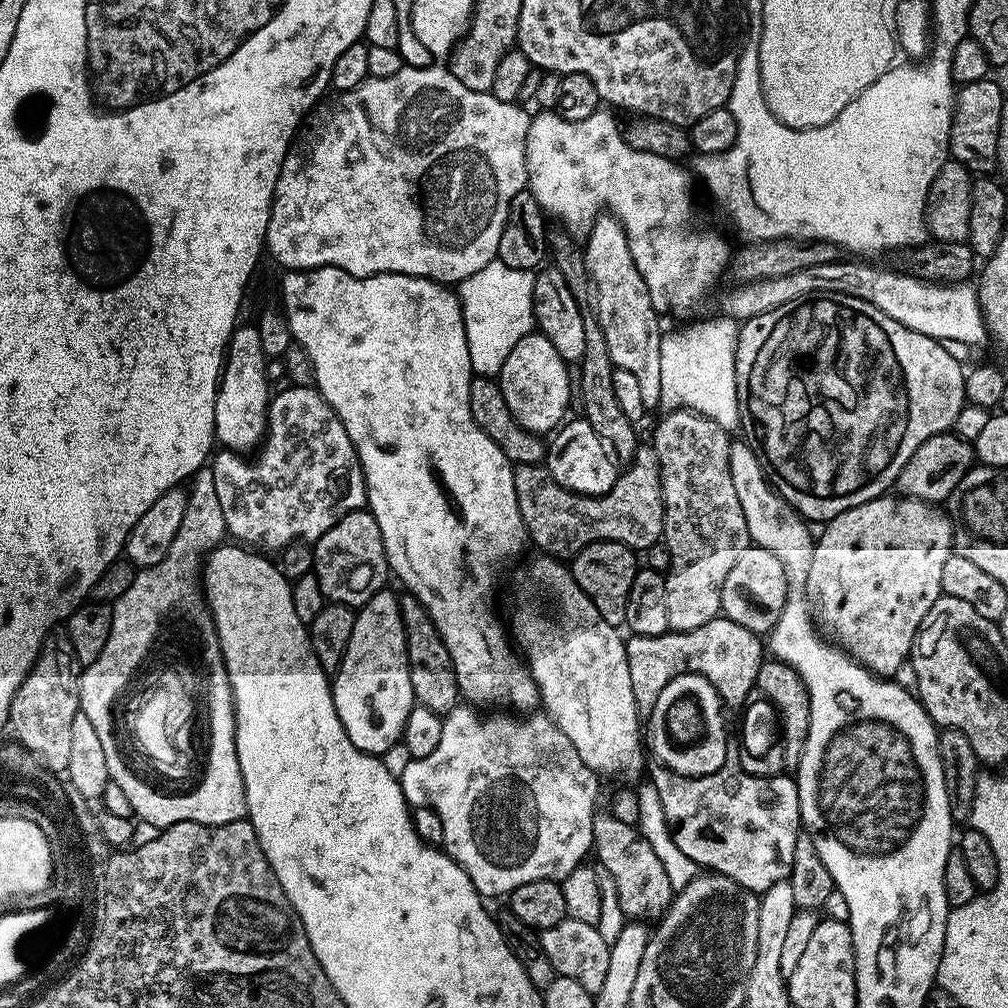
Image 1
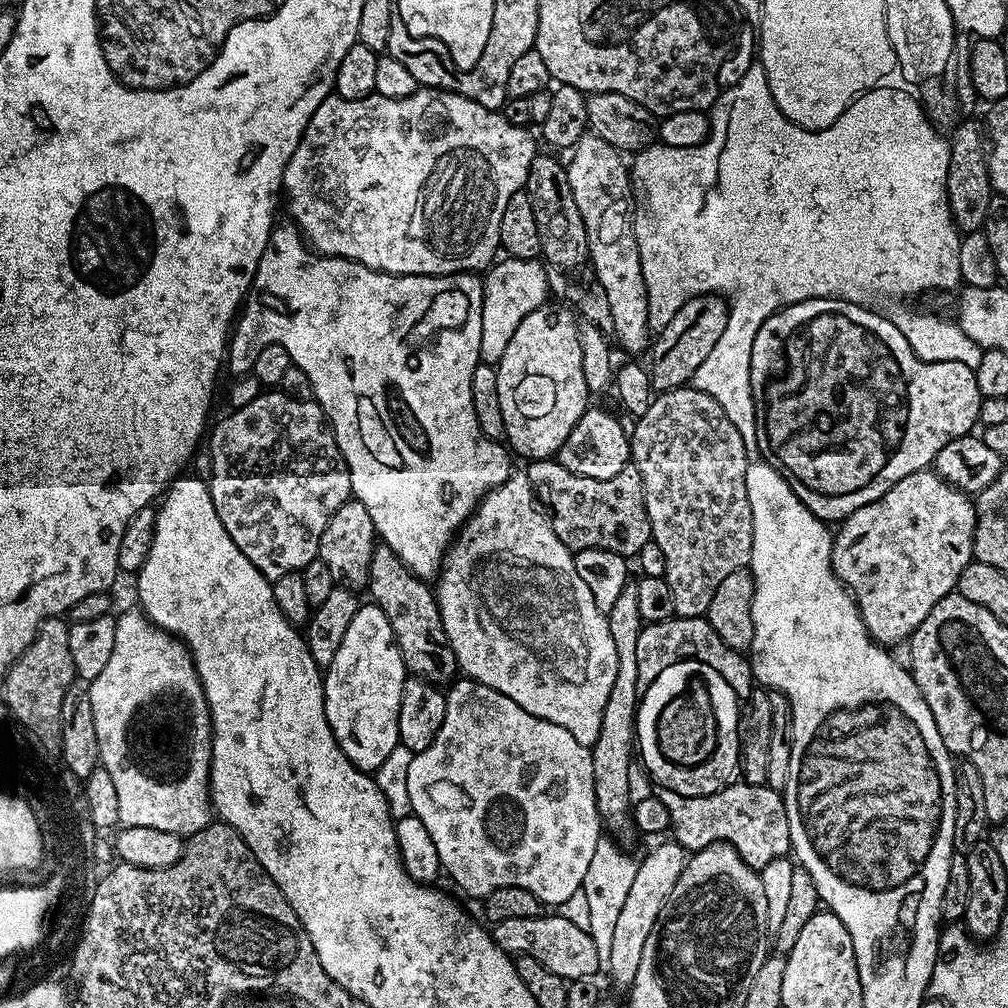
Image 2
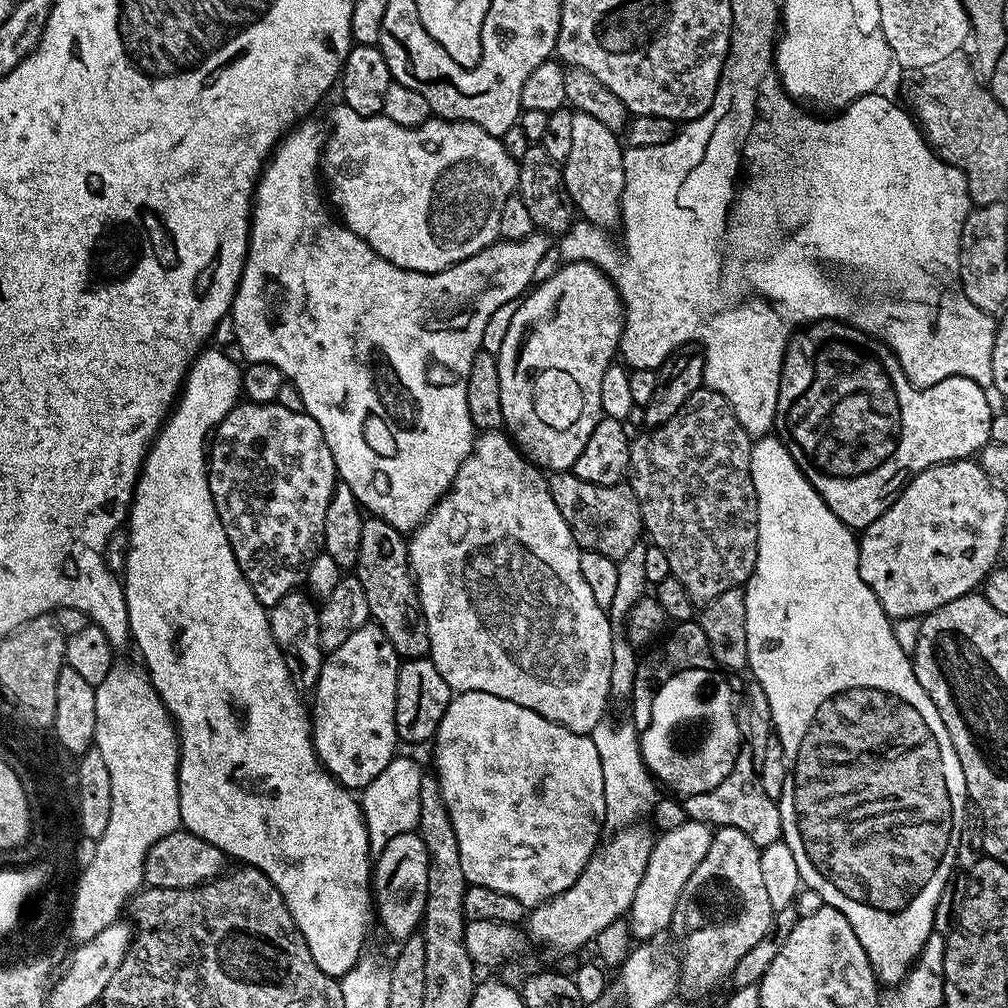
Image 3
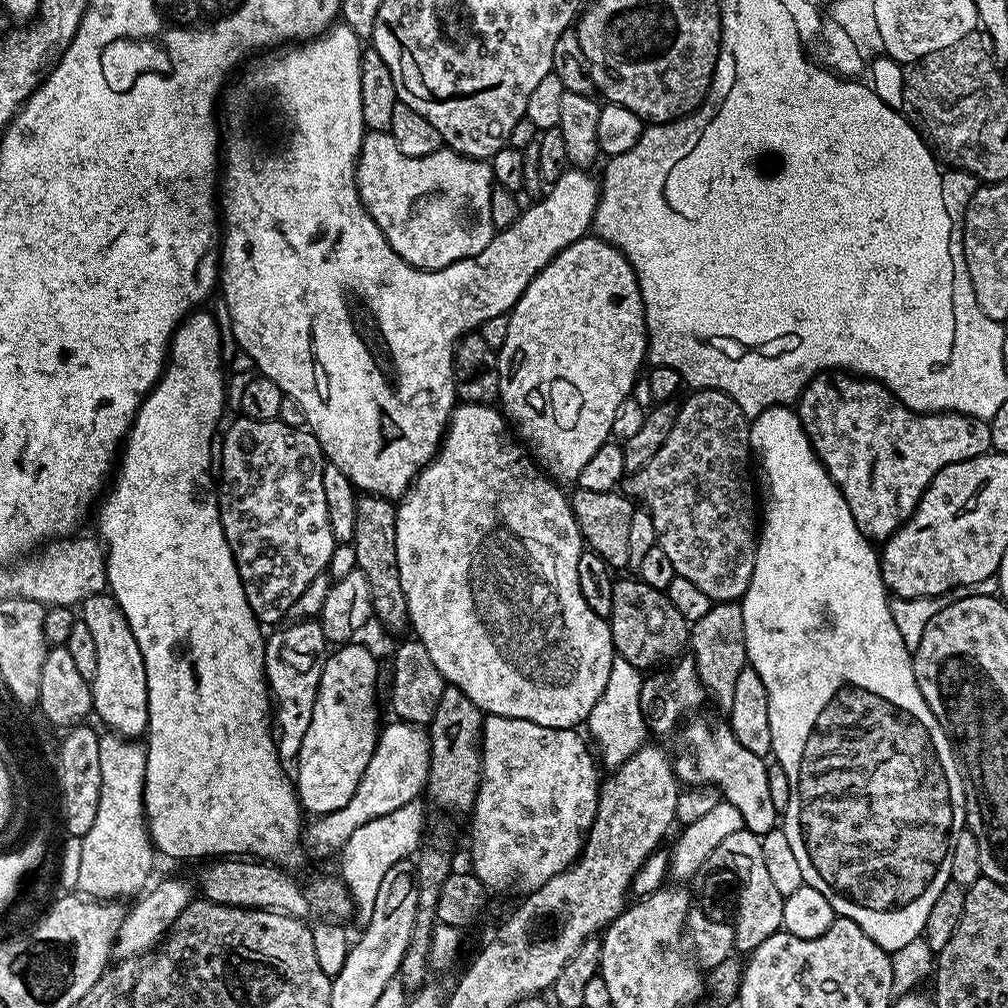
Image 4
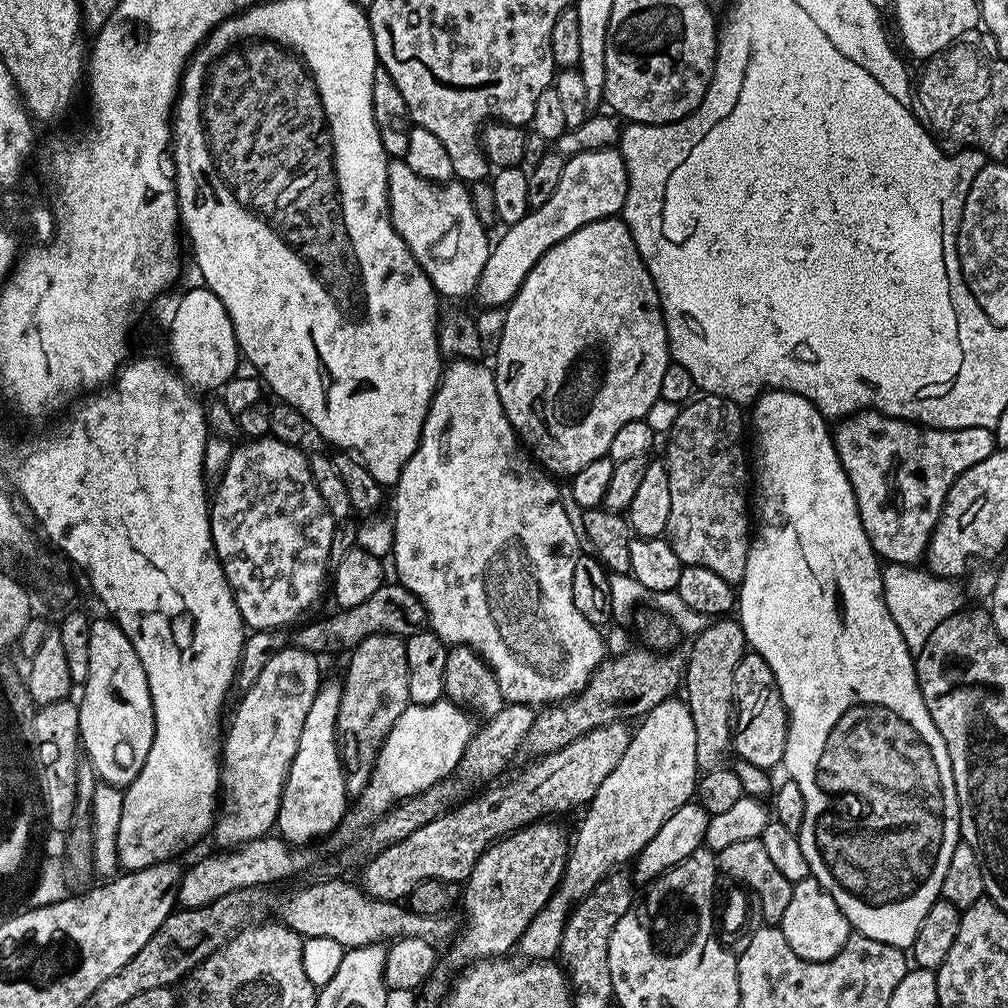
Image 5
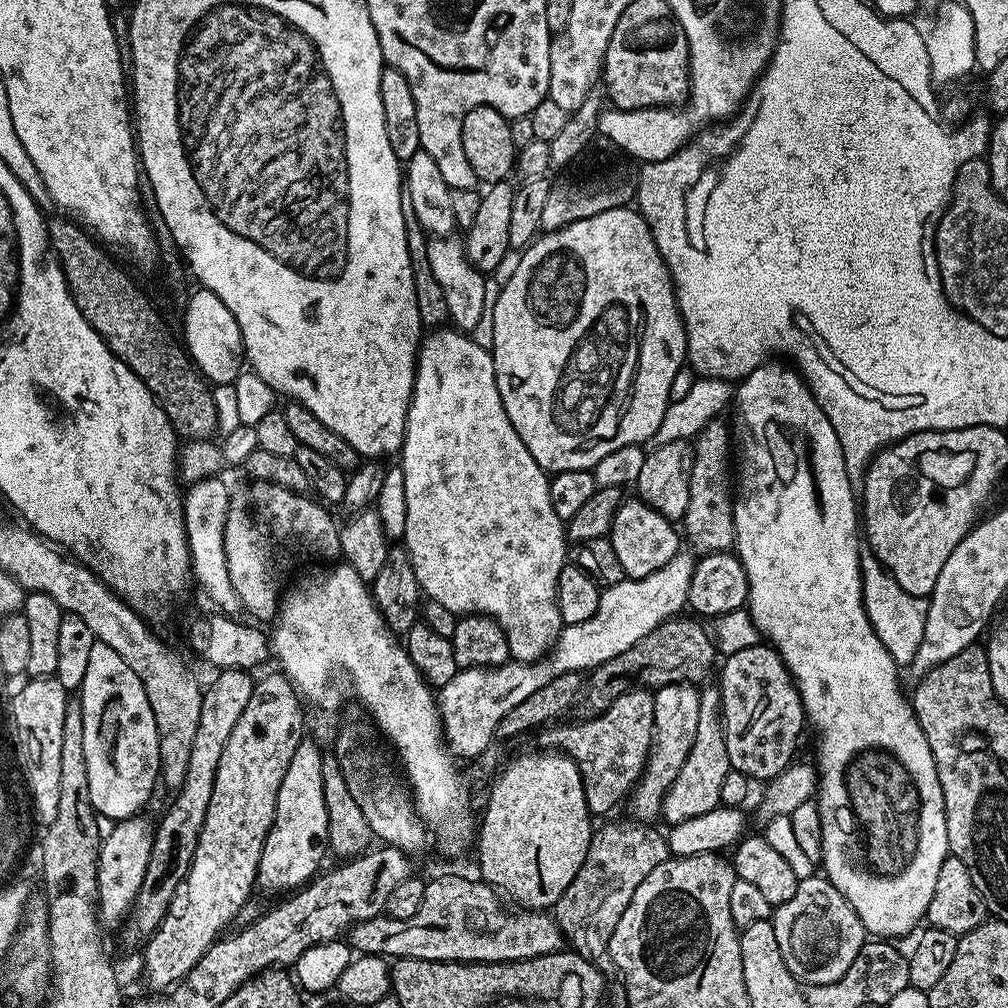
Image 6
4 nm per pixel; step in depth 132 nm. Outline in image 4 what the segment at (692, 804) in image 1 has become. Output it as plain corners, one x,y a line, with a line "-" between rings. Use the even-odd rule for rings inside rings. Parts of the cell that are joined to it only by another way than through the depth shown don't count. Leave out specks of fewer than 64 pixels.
696,724
688,732
688,744
694,751
700,752
700,772
704,775
701,777
710,778
711,783
720,789
723,803
740,811
748,831
763,838
777,827
778,814
770,798
770,778
765,757
746,750
746,746
734,738
731,728
727,726
707,728
704,724

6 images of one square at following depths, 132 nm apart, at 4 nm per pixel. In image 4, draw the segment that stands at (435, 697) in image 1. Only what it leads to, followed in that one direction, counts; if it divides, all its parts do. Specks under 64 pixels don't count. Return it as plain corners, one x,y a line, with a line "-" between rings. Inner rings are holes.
360,494
356,497
354,514
354,538
352,539
357,569
366,574
370,585
372,615
384,628
400,632
409,627
406,590
402,590
402,578
398,574
398,550
396,549
396,504
387,496

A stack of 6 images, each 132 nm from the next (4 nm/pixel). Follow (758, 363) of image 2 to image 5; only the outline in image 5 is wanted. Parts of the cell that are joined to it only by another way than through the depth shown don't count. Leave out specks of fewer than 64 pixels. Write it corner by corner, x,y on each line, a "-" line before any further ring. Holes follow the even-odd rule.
865,410
863,412
854,412
851,416
841,419
834,428
834,439
836,441
836,457
842,462
844,472
848,475
850,486
854,490
854,498
858,502
858,514
862,518
862,526
870,538
870,546
873,552
881,561
887,562
892,566
916,566
916,564
925,559
928,543
932,537
932,531
936,528
938,518
942,514
942,506
948,497
950,486
970,466
982,462
997,447
996,438
991,428
925,428
919,424
913,424
910,420
899,420
893,416
884,416
881,412
875,410

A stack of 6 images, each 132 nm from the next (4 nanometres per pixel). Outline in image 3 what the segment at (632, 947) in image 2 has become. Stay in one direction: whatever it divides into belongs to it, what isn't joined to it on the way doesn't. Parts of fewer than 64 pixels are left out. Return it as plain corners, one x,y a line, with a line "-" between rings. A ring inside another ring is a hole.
687,819
682,826
661,832
655,837
650,850
650,862
646,862
646,874
642,874
642,882
638,882
630,909
630,932
637,941
648,940
652,935
667,932
673,927
672,916
676,912
682,886
686,886
686,878
698,870
698,862
706,858
712,834
713,829
709,825
700,820

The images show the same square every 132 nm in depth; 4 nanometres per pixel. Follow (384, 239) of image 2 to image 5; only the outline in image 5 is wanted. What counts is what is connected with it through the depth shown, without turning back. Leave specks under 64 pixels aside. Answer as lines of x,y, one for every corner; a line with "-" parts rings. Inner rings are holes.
389,159
388,216
441,297
471,297
475,293
482,266
486,266
490,239
489,229
478,222
478,214
474,214
467,183
432,183
416,174
404,159

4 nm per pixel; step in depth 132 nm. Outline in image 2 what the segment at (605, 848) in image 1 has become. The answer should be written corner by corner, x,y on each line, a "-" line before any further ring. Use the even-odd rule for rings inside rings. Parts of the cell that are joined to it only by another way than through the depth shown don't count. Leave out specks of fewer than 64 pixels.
629,582
618,594
614,610
606,613
610,626
610,638
614,638
614,651
618,653
618,674
610,698
606,698
606,710
602,710
602,727
598,738
590,746
594,766
594,798
598,806
601,825
609,833
631,831
633,827
633,803
630,794
630,766
634,762
636,742
636,712
639,710
642,690
638,686
638,634
643,630
644,619
638,614
638,590

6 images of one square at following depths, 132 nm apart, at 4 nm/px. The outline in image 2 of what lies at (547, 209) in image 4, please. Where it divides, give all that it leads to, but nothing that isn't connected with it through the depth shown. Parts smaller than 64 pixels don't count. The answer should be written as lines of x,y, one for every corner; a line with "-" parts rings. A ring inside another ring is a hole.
291,222
277,223
268,235
266,250
256,267
242,311
234,324
226,349
226,368
232,374
251,373
254,358
262,346
277,344
290,354
293,364
297,364
310,378
312,394
317,404
324,411
324,419
332,428
338,442
338,450
348,467
352,496
366,511
376,527
376,535
406,566
421,580
428,582
439,573
444,556
453,540
468,523
469,516
476,510
476,505
486,493
494,490
506,478
512,475
514,465
509,449
501,441
486,438
478,426
474,414
474,402
470,398
470,374
474,374
477,364
481,363
479,342
482,339
482,308
484,281
479,275
470,272
456,272
453,276
391,276
388,272
375,272
353,260
343,260
337,256
322,256
309,248
299,228

